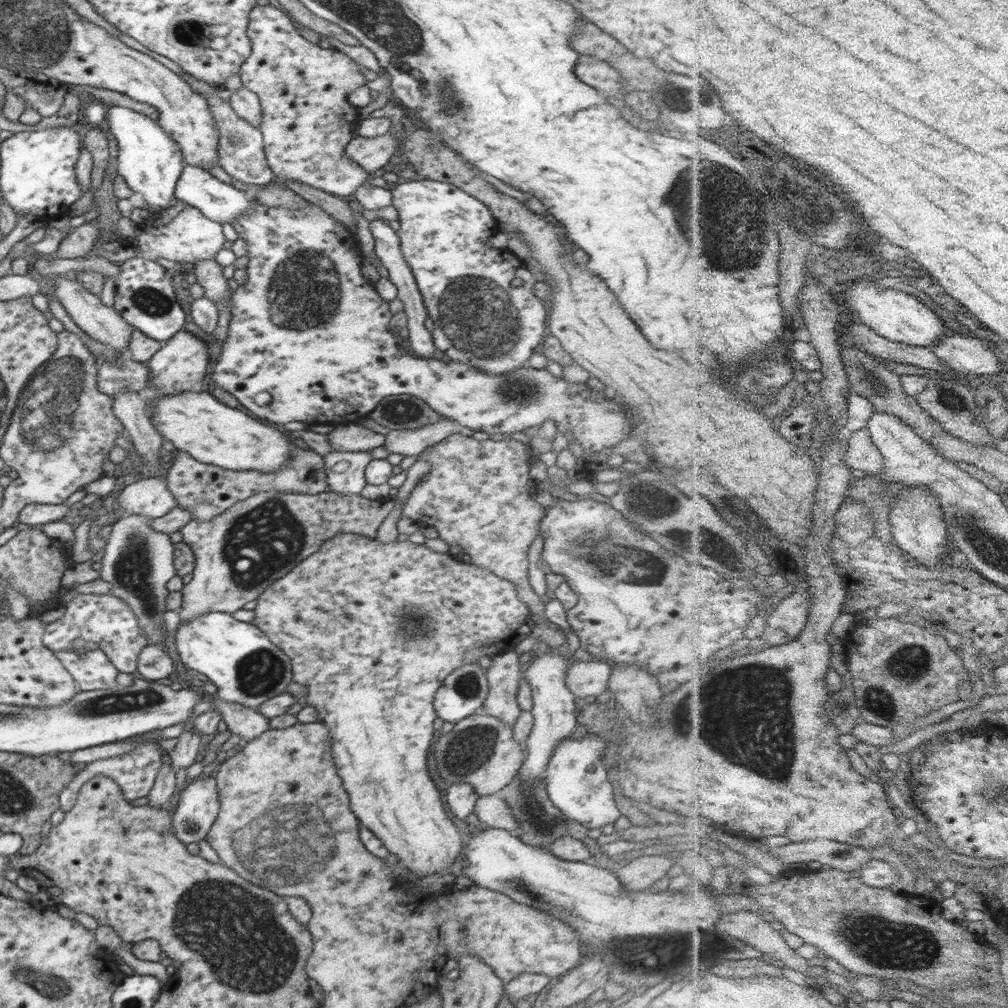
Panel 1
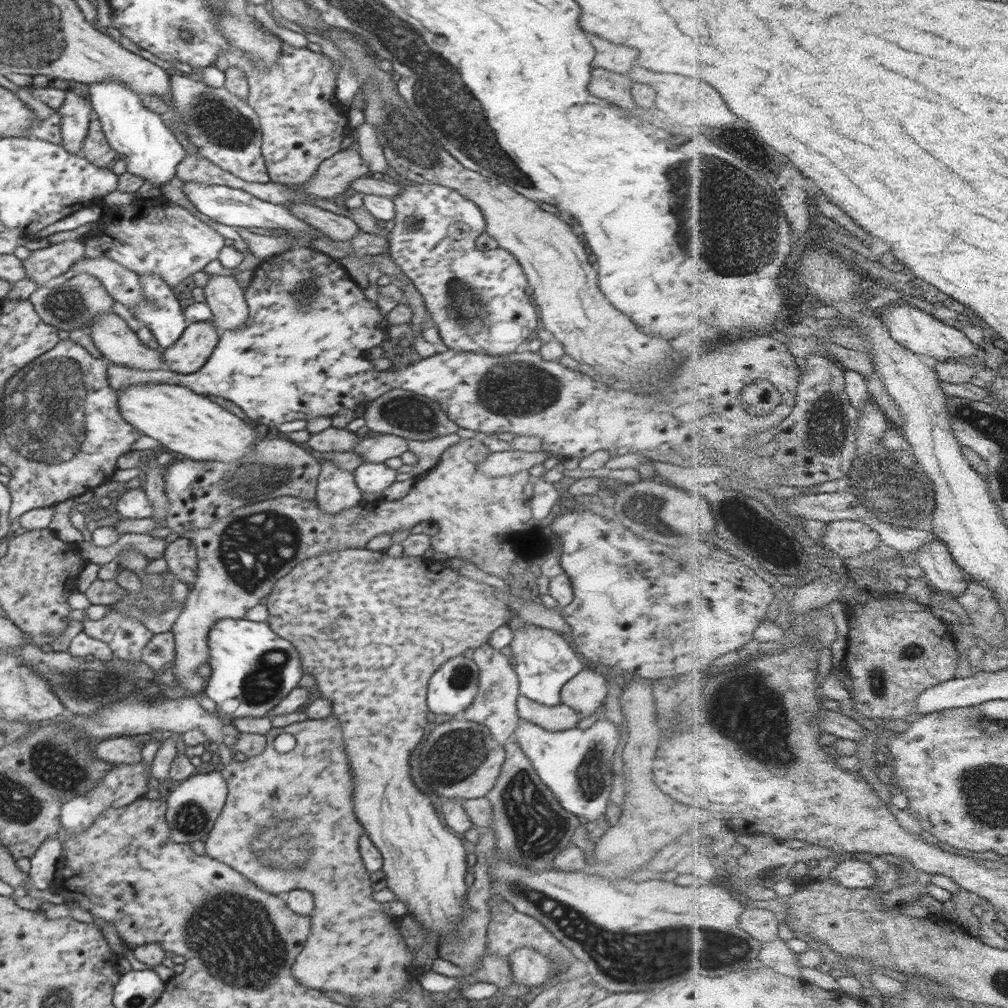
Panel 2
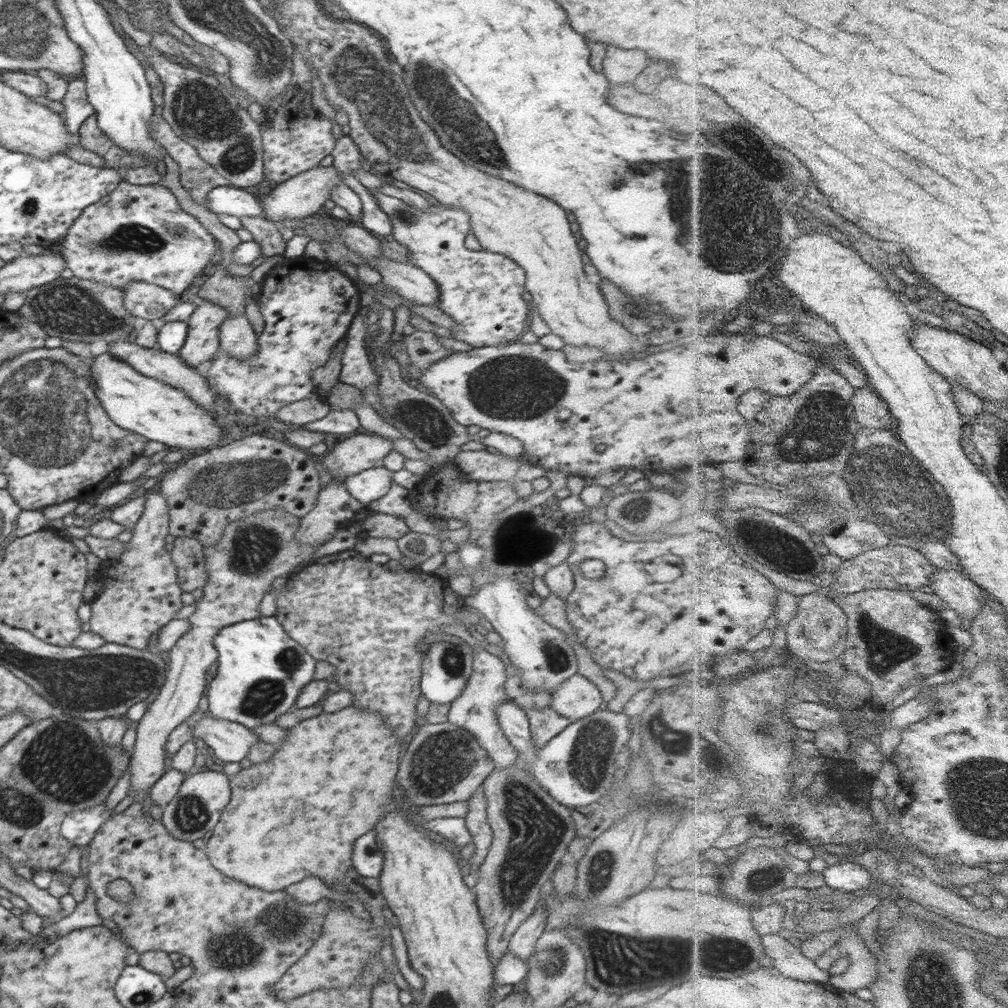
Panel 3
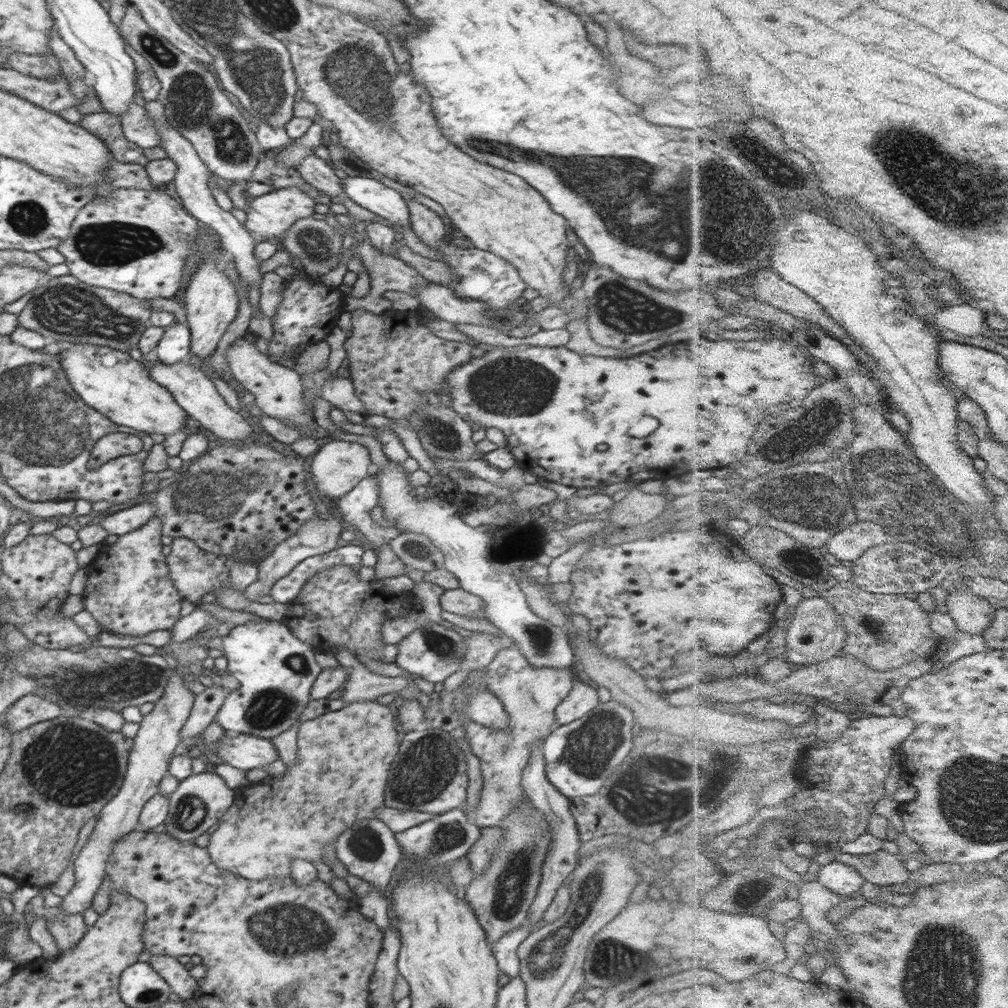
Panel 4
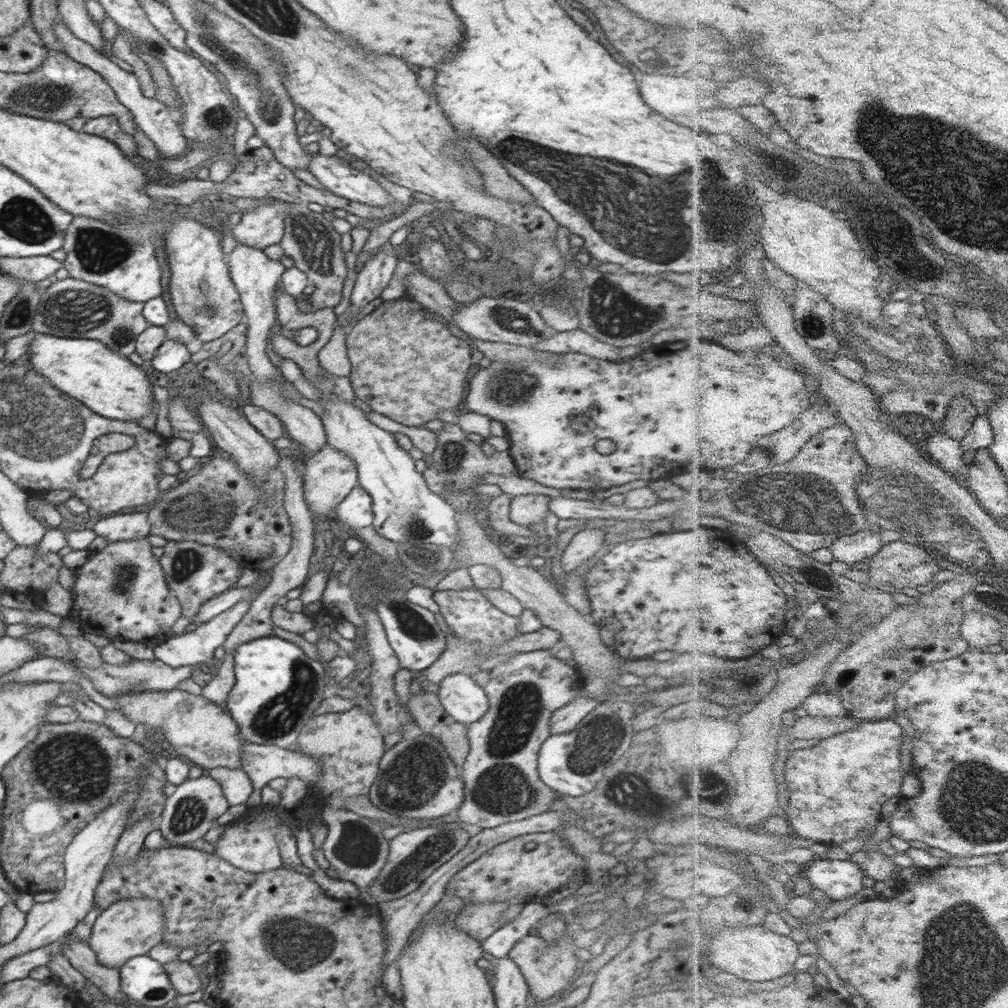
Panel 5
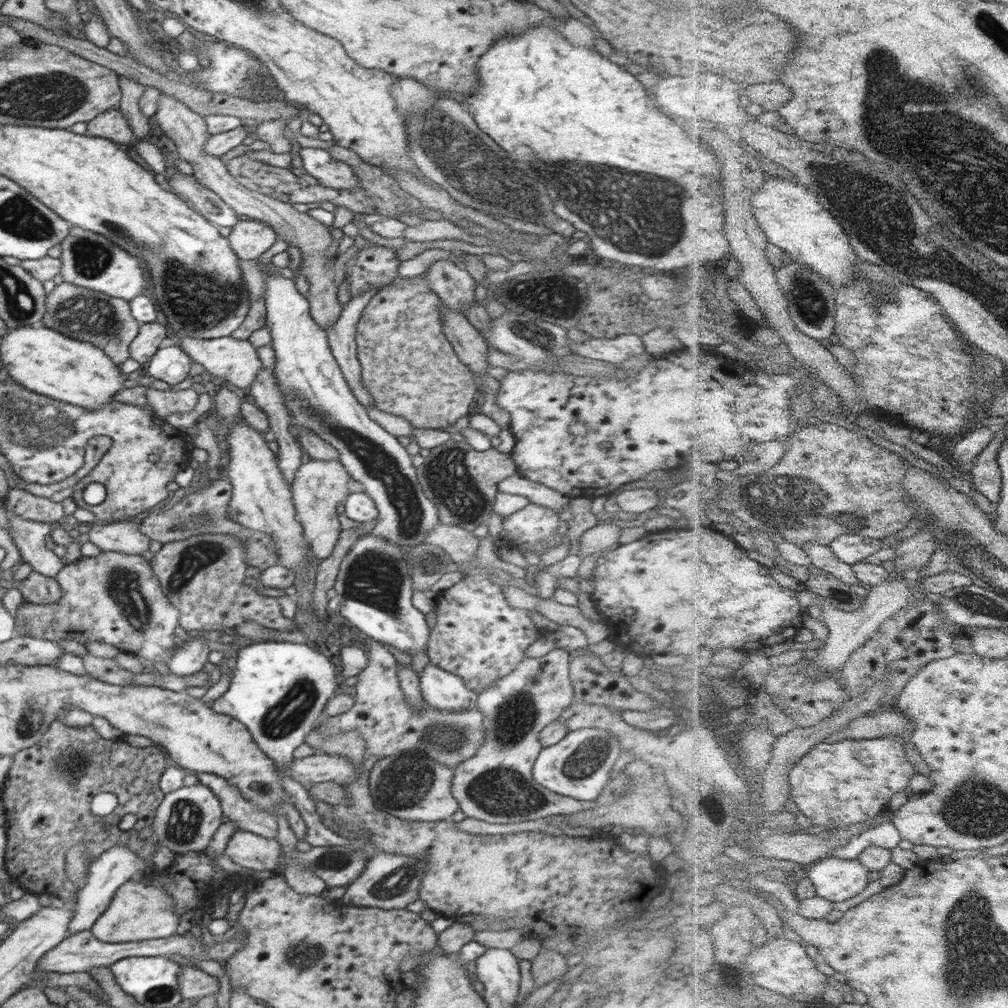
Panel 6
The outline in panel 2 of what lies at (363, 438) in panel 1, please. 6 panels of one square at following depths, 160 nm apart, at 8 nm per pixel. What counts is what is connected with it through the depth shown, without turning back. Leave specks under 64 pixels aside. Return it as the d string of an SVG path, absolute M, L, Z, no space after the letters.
M330 426L322 432L311 433L305 447L317 454L330 451L352 452L362 439L356 432Z

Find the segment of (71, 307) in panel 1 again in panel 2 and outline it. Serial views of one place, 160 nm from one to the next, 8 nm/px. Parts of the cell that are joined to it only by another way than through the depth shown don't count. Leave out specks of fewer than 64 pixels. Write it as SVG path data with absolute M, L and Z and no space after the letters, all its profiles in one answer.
M114 312L94 316L85 329L108 363L121 364L136 370L165 368L163 352L142 344L137 333Z

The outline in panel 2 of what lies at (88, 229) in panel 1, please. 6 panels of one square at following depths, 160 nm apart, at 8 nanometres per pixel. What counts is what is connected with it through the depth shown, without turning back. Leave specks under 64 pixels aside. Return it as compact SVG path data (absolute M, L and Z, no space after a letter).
M81 239L62 241L31 252L28 258L22 261L28 280L36 282L38 286L43 286L68 272L73 264L84 258L85 247Z

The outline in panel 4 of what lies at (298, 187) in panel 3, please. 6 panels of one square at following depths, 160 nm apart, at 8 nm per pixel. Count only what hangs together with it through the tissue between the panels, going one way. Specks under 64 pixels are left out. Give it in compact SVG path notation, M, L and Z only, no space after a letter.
M296 187L254 197L245 208L245 229L257 241L268 241L281 236L296 220L312 216L316 204L310 193Z

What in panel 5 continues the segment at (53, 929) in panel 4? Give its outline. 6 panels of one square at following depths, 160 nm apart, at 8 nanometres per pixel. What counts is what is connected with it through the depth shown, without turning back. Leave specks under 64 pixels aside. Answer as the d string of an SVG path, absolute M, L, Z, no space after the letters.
M75 938L71 944L67 944L63 948L63 954L73 967L81 972L88 982L98 986L104 995L117 1001L140 1005L138 1001L128 1000L126 994L122 992L119 969L110 968L100 963L96 953L89 947L86 940Z

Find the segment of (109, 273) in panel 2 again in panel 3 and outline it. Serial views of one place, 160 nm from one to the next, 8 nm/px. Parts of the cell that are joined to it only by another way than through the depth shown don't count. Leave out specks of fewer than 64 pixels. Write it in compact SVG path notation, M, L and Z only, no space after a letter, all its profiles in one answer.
M131 282L125 288L124 308L137 318L146 322L162 318L171 308L177 305L172 291L146 282Z

